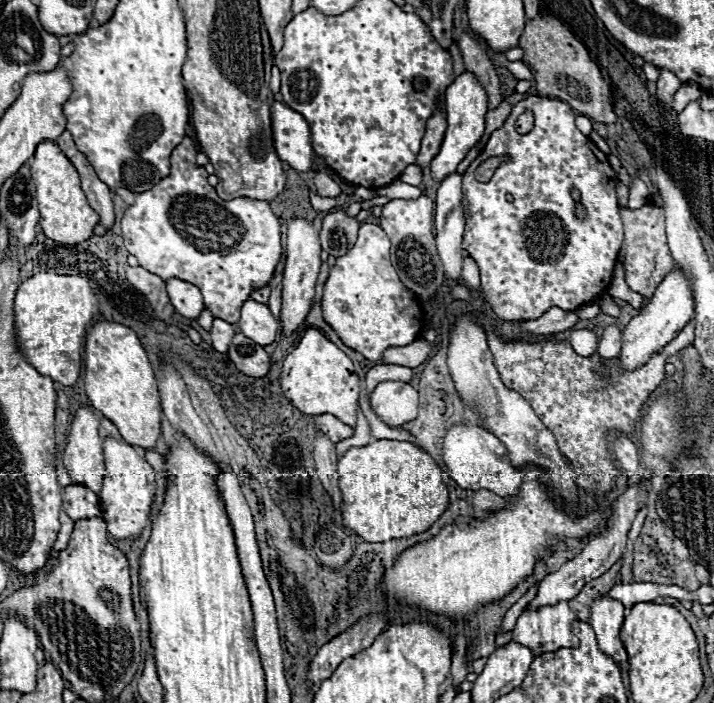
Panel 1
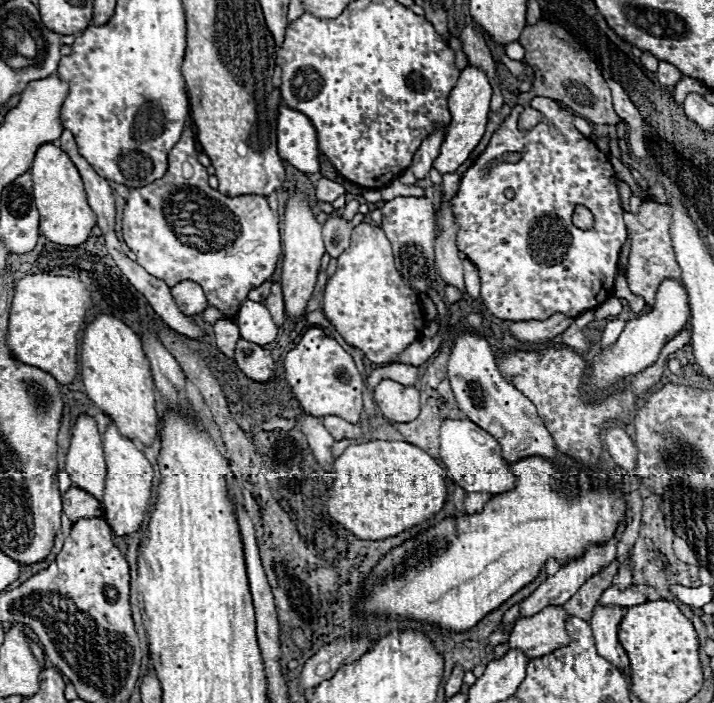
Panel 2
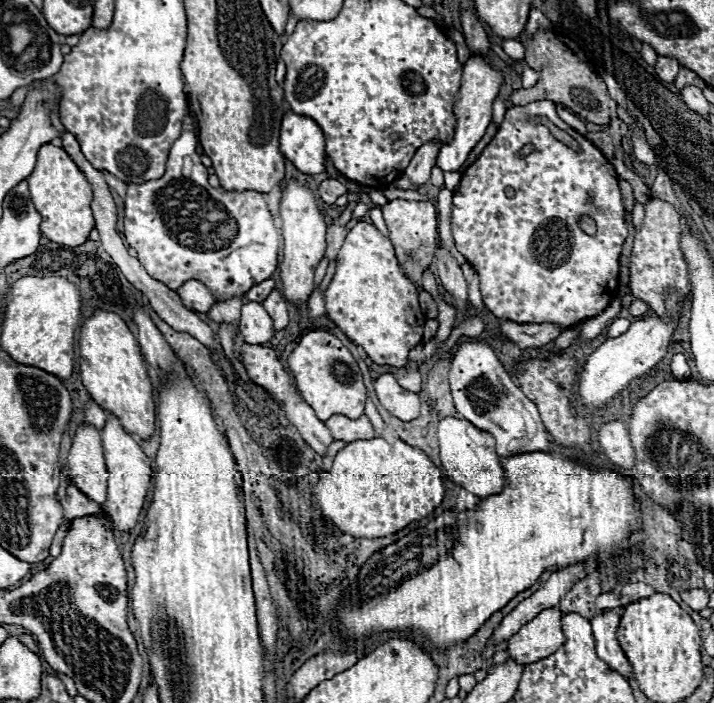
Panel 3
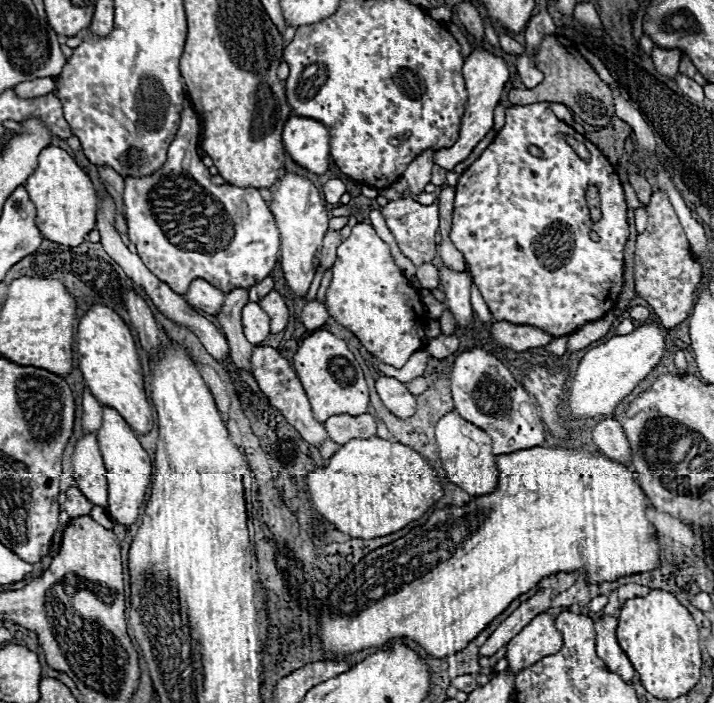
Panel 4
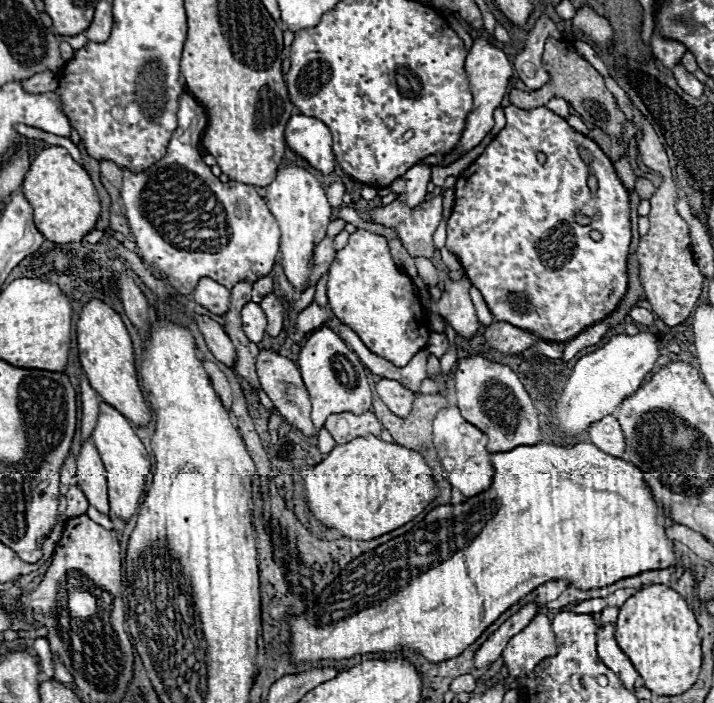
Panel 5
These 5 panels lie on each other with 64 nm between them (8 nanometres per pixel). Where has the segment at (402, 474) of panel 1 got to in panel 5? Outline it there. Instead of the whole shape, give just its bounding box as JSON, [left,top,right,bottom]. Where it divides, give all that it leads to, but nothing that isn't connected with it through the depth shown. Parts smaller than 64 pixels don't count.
[302,434,440,540]

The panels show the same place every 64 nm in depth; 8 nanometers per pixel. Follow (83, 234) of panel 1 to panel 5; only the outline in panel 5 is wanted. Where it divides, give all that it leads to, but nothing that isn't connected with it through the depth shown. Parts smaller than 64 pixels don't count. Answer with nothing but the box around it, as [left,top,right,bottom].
[20,146,100,244]

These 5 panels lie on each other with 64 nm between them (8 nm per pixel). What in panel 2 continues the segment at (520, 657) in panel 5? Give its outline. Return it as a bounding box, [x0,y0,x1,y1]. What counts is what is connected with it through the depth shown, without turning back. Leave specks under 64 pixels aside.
[508,606,570,660]

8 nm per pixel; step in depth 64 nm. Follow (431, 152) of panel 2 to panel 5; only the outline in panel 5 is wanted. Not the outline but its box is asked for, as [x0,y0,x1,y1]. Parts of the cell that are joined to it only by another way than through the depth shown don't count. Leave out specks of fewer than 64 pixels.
[404,166,430,208]

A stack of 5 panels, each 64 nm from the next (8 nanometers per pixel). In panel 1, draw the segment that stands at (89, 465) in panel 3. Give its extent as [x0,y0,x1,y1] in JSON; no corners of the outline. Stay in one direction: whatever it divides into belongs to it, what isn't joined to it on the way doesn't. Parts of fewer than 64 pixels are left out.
[62,408,104,494]

